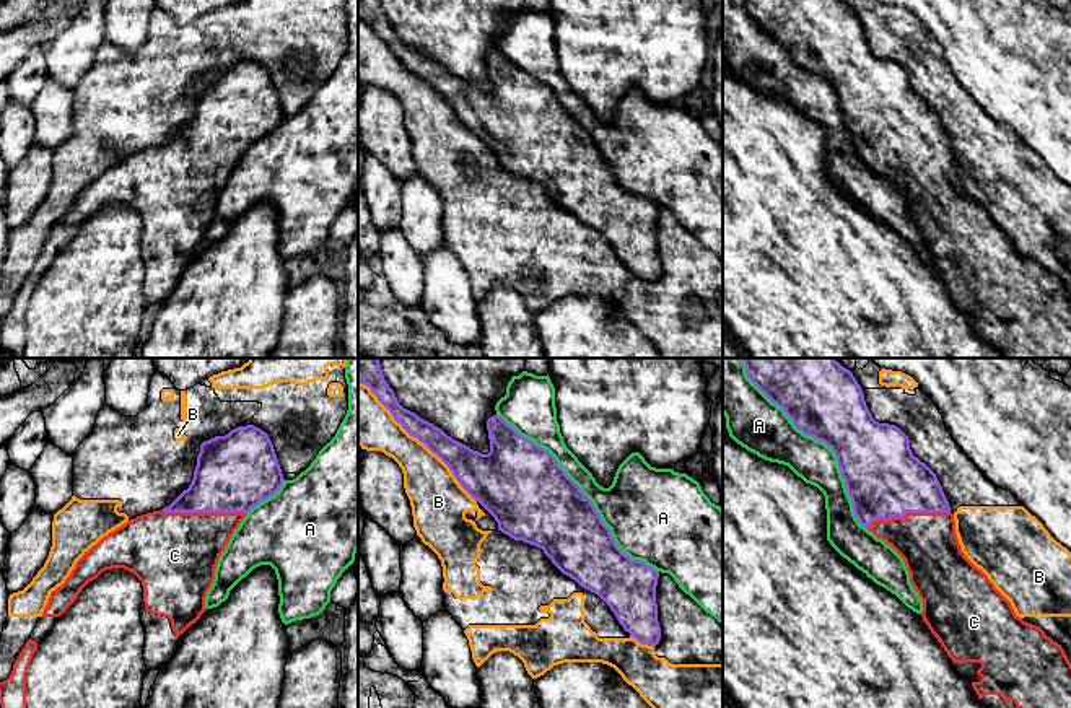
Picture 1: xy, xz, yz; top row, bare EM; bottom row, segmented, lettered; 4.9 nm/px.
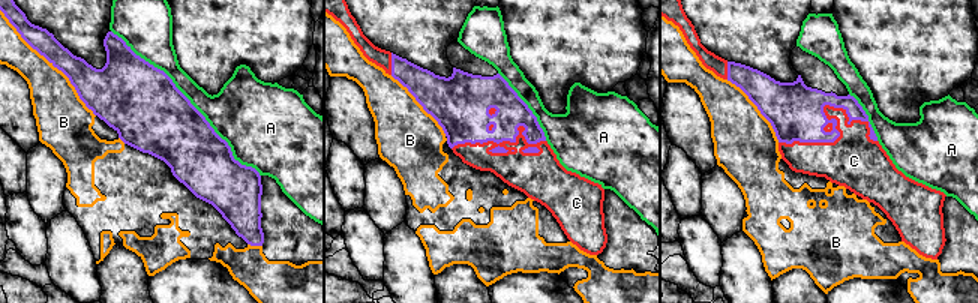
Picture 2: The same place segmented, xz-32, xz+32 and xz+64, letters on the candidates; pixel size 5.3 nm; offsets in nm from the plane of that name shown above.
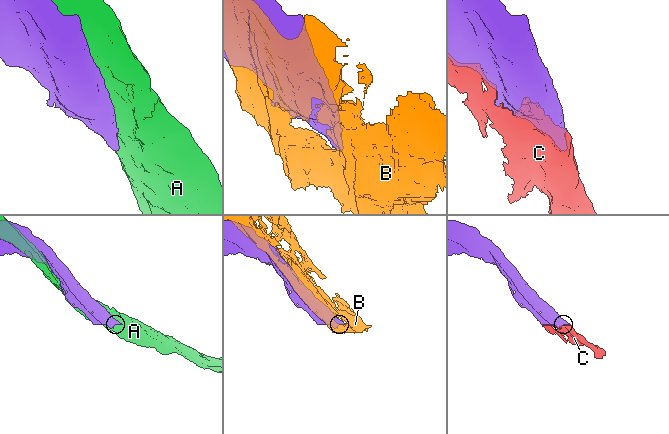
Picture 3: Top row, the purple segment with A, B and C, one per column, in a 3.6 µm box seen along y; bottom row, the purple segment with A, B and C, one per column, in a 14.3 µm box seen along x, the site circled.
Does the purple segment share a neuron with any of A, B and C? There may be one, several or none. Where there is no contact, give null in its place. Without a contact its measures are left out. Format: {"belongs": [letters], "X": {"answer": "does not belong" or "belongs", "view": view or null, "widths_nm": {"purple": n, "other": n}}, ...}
{"belongs": ["C"], "A": {"answer": "does not belong", "view": "xz", "widths_nm": {"purple": 400, "other": 300}}, "B": {"answer": "does not belong", "view": "xz", "widths_nm": {"purple": 150, "other": 260}}, "C": {"answer": "belongs", "view": "yz", "widths_nm": {"purple": 380, "other": 300}}}

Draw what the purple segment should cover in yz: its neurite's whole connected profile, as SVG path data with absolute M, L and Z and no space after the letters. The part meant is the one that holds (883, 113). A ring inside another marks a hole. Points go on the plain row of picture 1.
M745 0L745 8L785 46L798 65L835 88L856 155L903 194L910 218L923 236L925 259L952 295L955 306L972 319L981 339L1006 358L1071 358L1071 298L1064 285L1040 262L1017 252L1011 238L965 192L936 109L913 91L910 75L898 62L872 54L853 8L842 0Z

